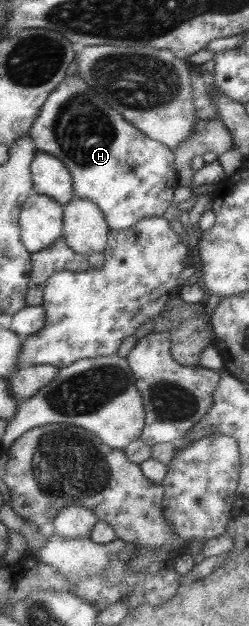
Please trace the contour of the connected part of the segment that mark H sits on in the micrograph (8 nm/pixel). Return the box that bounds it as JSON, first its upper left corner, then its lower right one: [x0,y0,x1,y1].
[27,72,178,231]

